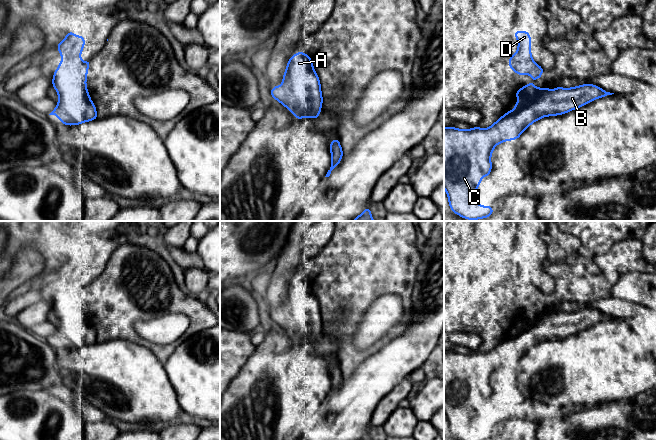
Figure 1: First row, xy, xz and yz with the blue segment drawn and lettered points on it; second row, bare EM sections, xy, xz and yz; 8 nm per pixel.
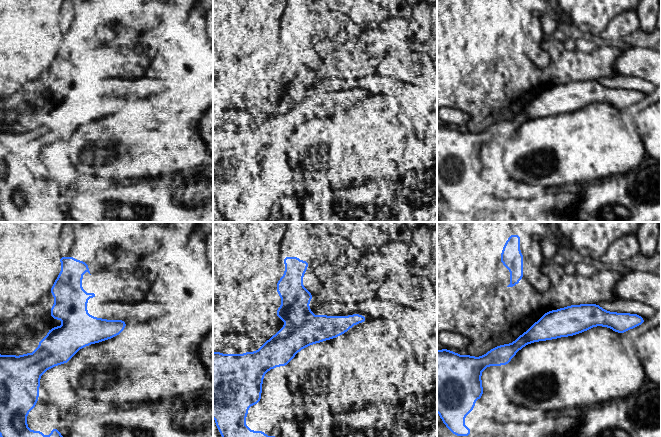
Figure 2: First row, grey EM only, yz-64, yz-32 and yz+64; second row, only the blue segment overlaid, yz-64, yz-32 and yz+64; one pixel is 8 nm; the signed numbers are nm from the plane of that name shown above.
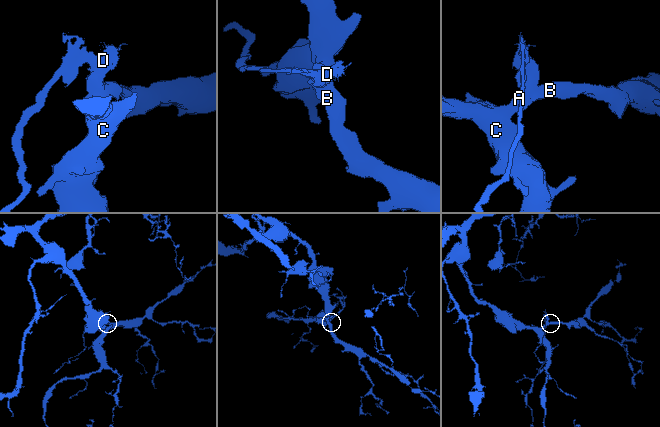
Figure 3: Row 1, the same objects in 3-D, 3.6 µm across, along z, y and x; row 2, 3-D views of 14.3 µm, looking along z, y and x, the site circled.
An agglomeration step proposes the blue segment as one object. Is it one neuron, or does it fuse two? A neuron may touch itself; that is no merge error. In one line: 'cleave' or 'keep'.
keep

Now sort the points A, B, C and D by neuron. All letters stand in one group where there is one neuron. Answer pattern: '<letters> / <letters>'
A B C D

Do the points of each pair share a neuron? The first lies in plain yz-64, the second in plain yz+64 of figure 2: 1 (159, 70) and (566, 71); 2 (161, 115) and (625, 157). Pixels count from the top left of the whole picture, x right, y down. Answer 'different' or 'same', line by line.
1: different
2: same

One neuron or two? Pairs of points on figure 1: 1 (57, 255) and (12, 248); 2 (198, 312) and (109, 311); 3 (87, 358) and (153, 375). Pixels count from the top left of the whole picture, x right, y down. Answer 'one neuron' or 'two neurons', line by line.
1: one neuron
2: one neuron
3: one neuron

